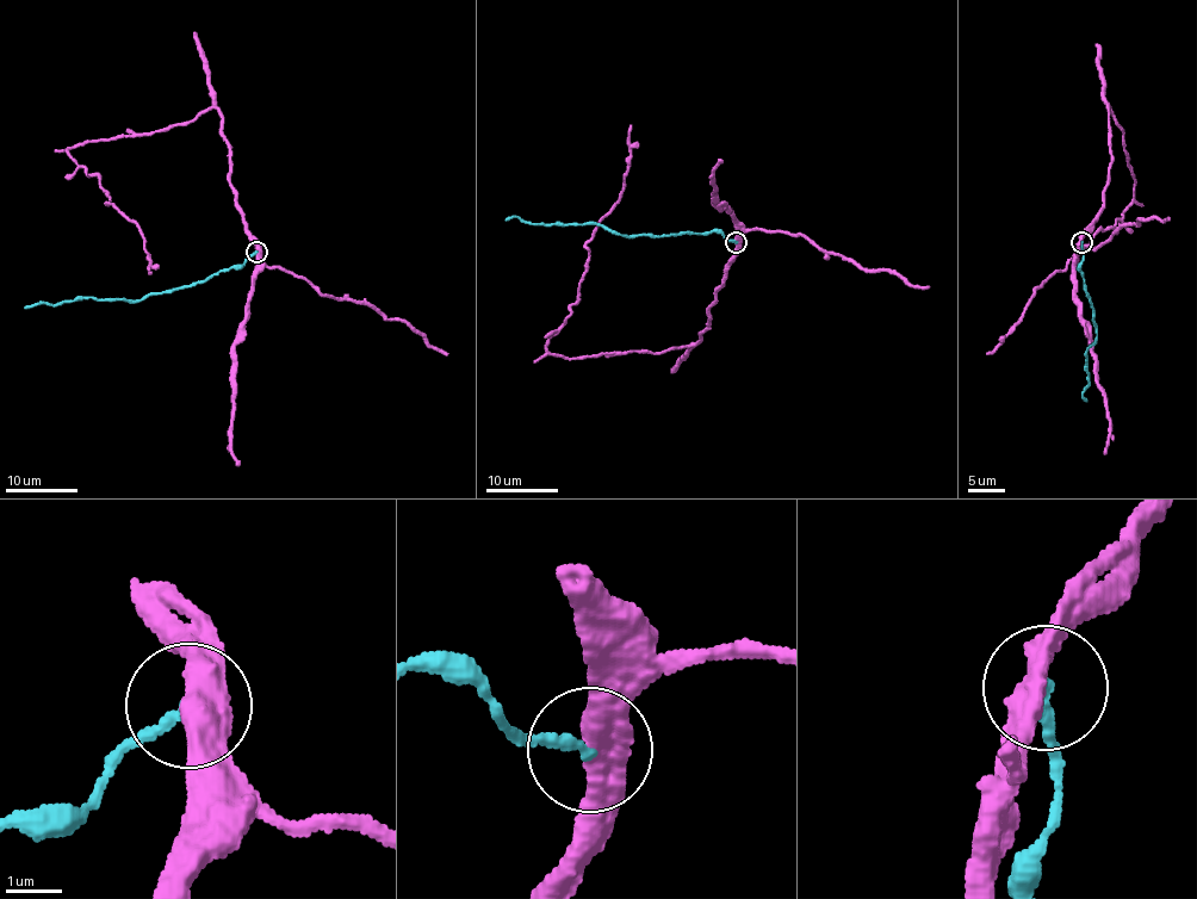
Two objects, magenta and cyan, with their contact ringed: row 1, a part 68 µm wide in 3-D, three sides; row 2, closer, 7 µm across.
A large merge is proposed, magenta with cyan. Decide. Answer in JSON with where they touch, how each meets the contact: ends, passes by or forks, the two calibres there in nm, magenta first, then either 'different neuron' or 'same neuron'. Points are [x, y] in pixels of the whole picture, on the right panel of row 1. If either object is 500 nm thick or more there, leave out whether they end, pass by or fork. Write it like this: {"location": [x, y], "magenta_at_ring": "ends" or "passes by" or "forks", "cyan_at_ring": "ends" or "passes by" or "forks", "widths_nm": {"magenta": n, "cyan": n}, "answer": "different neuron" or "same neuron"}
{"location": [1081, 242], "magenta_at_ring": "passes by", "cyan_at_ring": "ends", "widths_nm": {"magenta": 480, "cyan": 170}, "answer": "different neuron"}

